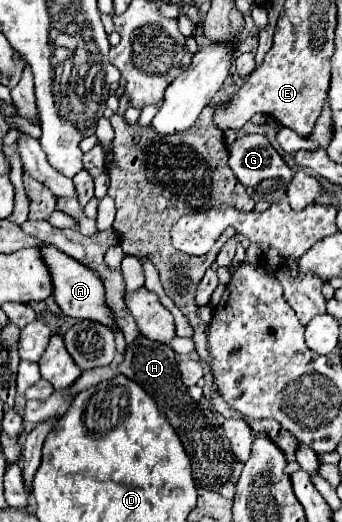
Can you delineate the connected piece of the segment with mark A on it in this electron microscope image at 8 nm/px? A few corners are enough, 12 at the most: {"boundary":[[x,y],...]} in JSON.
{"boundary":[[52,245],[40,255],[70,317],[110,327],[102,281]]}

